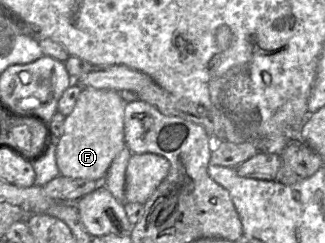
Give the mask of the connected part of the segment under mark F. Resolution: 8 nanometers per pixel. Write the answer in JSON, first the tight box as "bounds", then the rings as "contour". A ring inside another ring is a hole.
{"bounds":[56,87,127,181],"contour":[[[83,87],[77,103],[64,124],[64,133],[56,146],[61,175],[103,181],[115,157],[126,146],[124,113],[127,102],[118,91]]]}

